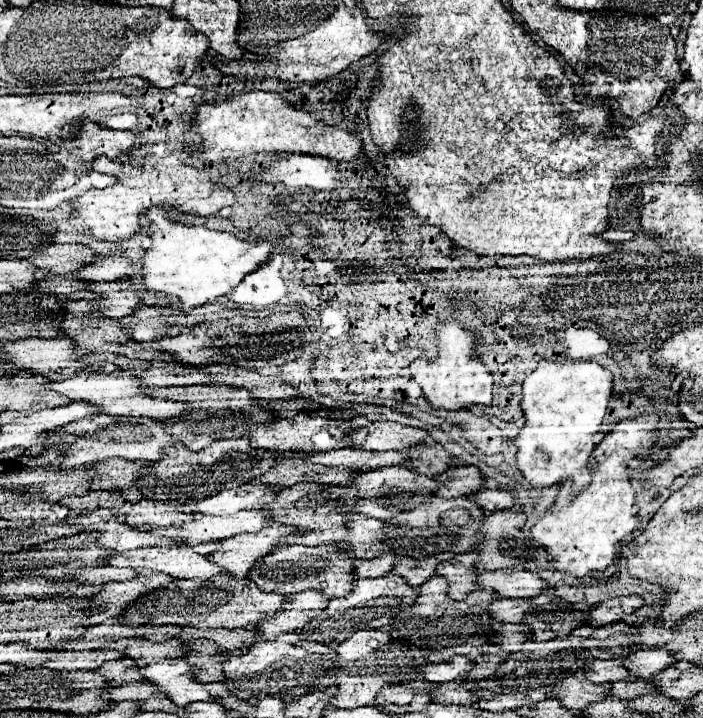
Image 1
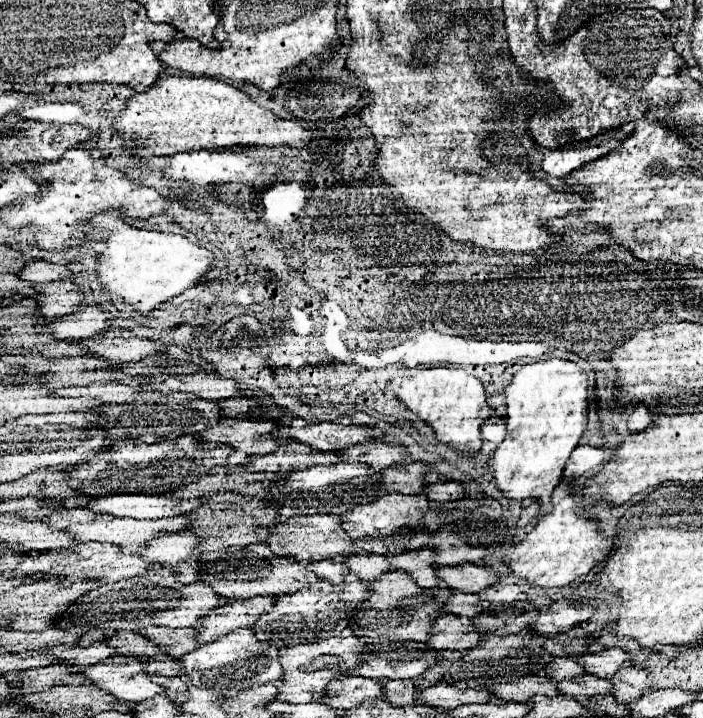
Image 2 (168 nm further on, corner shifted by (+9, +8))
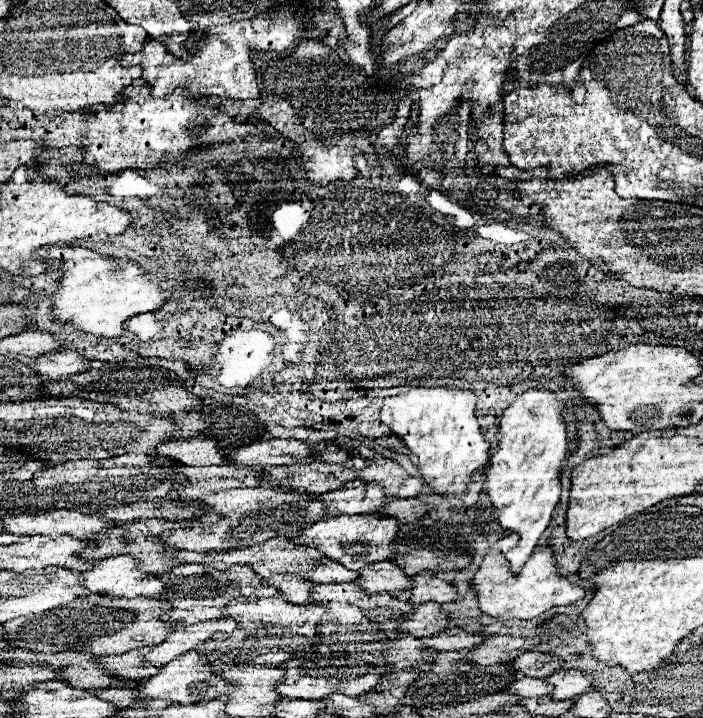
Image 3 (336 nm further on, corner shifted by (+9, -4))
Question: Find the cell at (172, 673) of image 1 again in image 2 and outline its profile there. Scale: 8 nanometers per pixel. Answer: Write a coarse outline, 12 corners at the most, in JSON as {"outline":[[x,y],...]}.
{"outline":[[113,656],[81,674],[127,702],[165,692],[137,656]]}

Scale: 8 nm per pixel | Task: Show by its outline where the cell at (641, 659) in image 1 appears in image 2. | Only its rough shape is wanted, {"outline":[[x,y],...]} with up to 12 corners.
{"outline":[[623,648],[583,654],[577,660],[589,674],[613,678],[631,662]]}

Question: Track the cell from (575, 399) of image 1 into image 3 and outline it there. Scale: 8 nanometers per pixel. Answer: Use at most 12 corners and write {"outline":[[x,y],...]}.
{"outline":[[527,390],[483,468],[517,574],[549,526],[567,454],[565,408]]}

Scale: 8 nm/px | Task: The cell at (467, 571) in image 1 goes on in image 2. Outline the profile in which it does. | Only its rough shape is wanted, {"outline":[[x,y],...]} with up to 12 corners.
{"outline":[[417,550],[389,556],[391,570],[409,572],[417,586],[435,588],[437,566]]}

